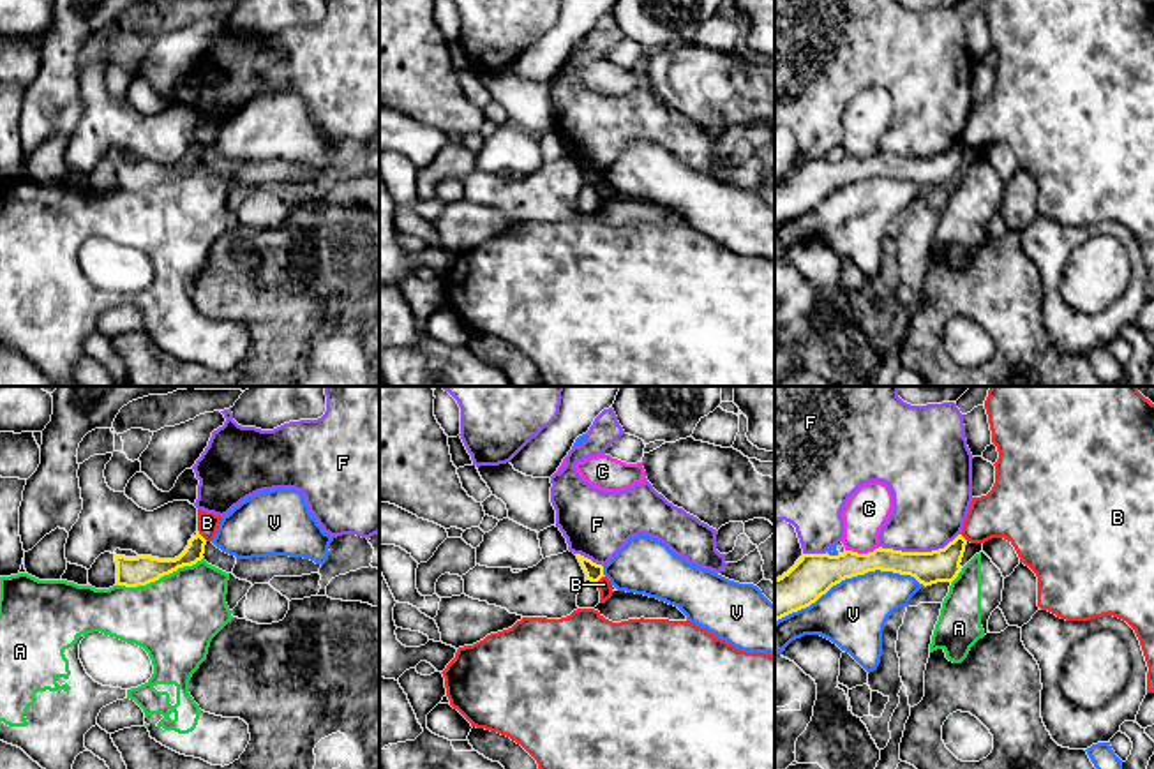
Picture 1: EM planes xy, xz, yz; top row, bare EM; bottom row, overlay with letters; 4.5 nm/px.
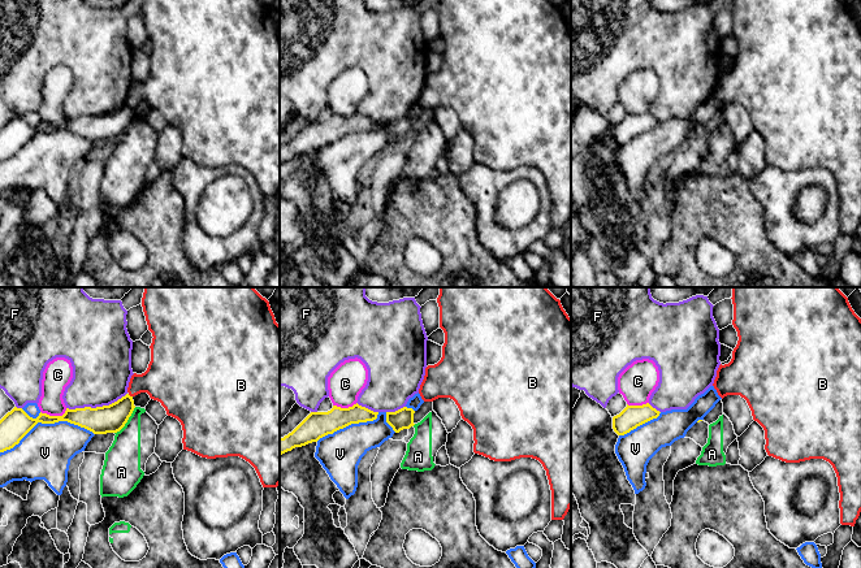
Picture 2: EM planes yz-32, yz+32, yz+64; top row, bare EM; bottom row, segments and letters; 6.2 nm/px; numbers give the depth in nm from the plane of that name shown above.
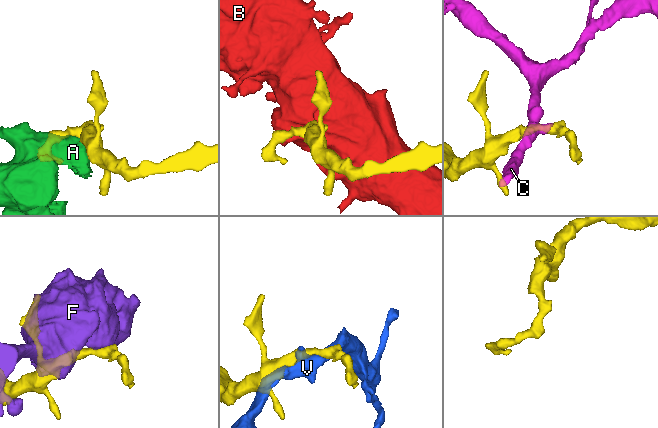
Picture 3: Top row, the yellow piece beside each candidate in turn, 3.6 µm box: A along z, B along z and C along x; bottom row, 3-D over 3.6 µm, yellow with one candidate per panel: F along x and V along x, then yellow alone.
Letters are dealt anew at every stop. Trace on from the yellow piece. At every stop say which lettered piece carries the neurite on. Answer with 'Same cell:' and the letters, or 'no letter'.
Same cell: no letter

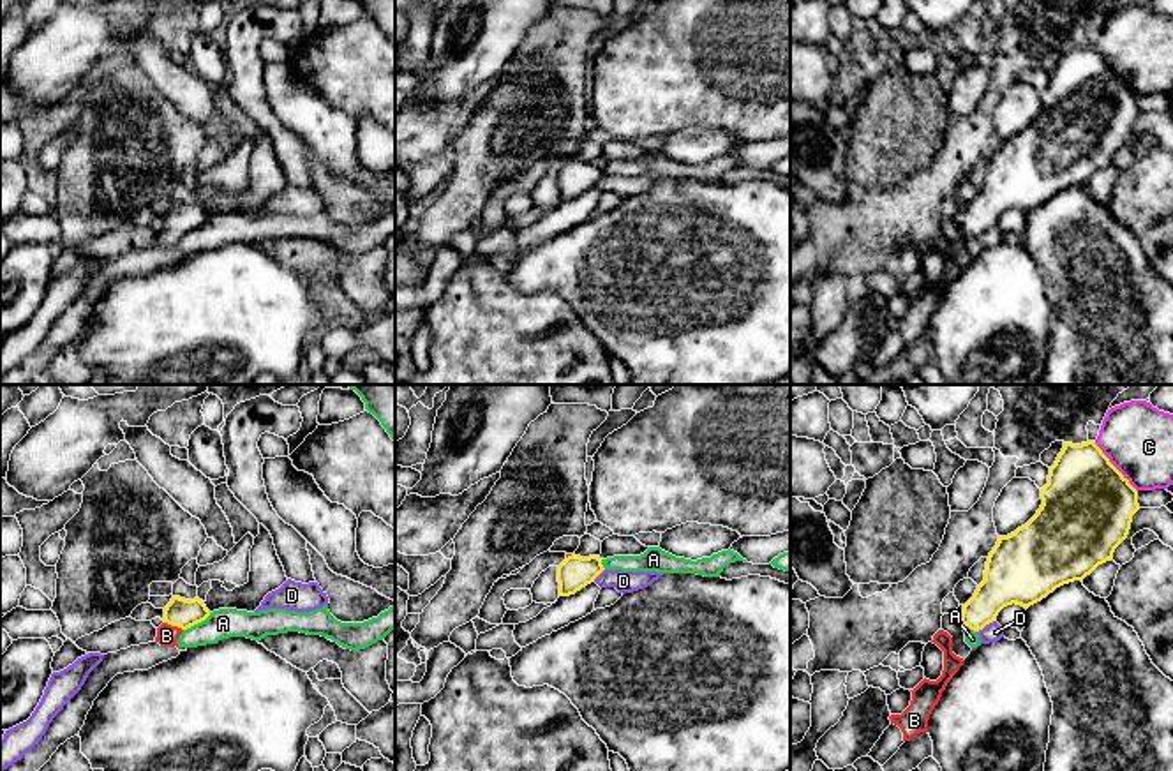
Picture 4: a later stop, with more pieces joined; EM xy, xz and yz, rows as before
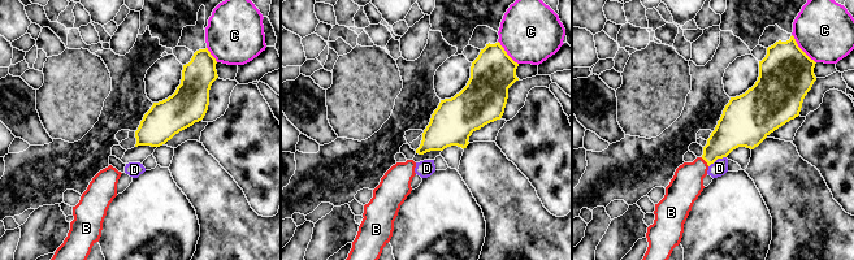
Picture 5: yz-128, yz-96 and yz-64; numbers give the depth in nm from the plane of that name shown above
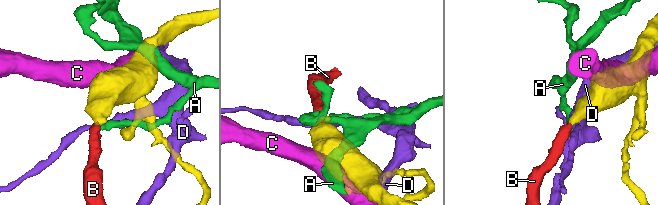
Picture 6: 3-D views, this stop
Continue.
Same cell: B

